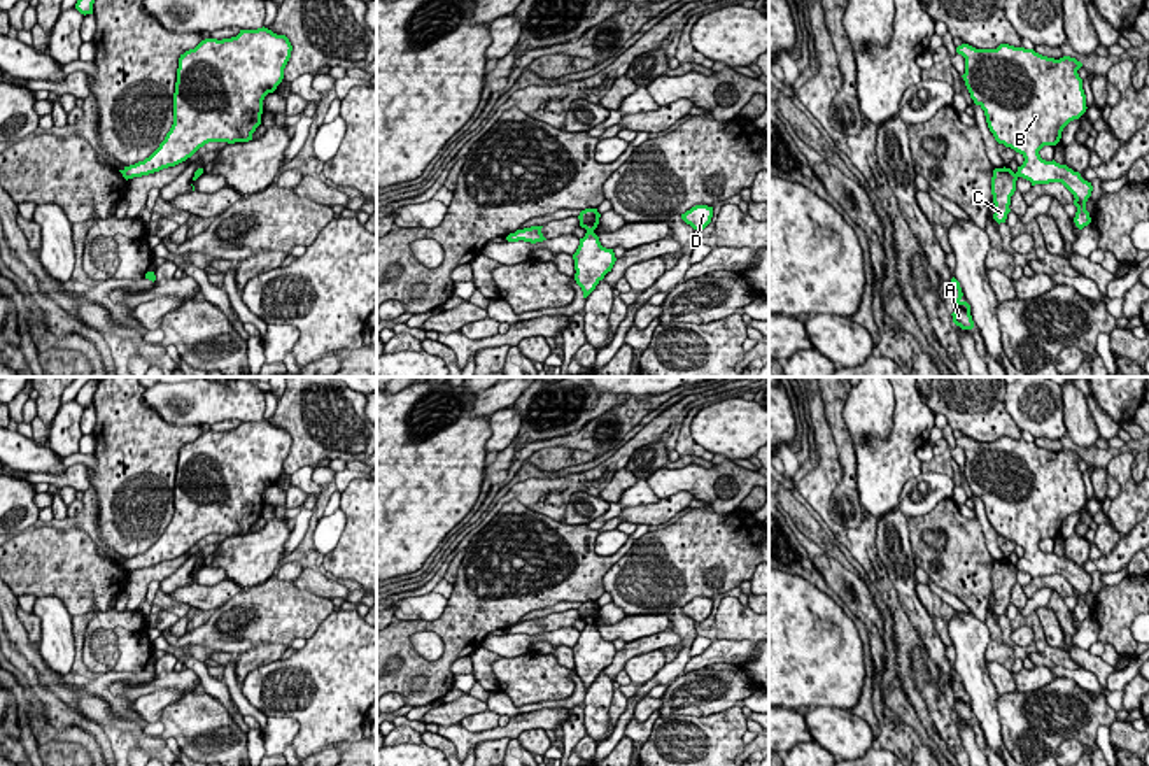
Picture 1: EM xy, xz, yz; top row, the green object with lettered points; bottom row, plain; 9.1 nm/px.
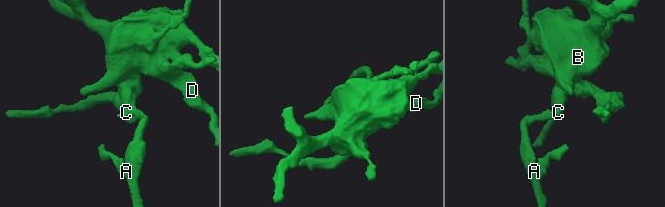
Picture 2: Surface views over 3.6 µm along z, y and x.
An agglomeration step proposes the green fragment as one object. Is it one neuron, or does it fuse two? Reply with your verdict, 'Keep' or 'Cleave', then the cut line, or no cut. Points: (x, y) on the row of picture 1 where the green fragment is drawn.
Cleave. Split along xz (587, 230), (592, 232)

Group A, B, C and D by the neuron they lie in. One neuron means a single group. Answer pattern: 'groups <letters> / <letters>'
groups A C / B D

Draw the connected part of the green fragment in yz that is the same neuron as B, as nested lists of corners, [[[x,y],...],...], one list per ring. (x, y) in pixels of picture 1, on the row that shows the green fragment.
[[[962,44],[956,53],[965,58],[962,77],[974,103],[984,110],[995,140],[1025,158],[1016,175],[1032,186],[1061,182],[1075,198],[1075,226],[1088,226],[1091,182],[1067,165],[1046,161],[1039,154],[1044,145],[1056,145],[1063,128],[1088,109],[1077,74],[1082,63],[1070,56],[1047,58],[1009,44],[997,49]]]

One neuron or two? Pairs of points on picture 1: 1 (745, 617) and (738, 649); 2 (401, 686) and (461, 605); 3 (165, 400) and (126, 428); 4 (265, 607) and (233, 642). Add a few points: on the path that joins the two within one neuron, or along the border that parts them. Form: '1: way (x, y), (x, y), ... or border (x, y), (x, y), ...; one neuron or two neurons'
1: border (717, 638), (747, 638), (750, 642); two neurons
2: way (422, 668), (437, 668), (456, 647), (461, 630); one neuron
3: border (140, 397), (146, 407), (167, 421), (191, 425); two neurons
4: way (256, 616), (240, 633); one neuron

